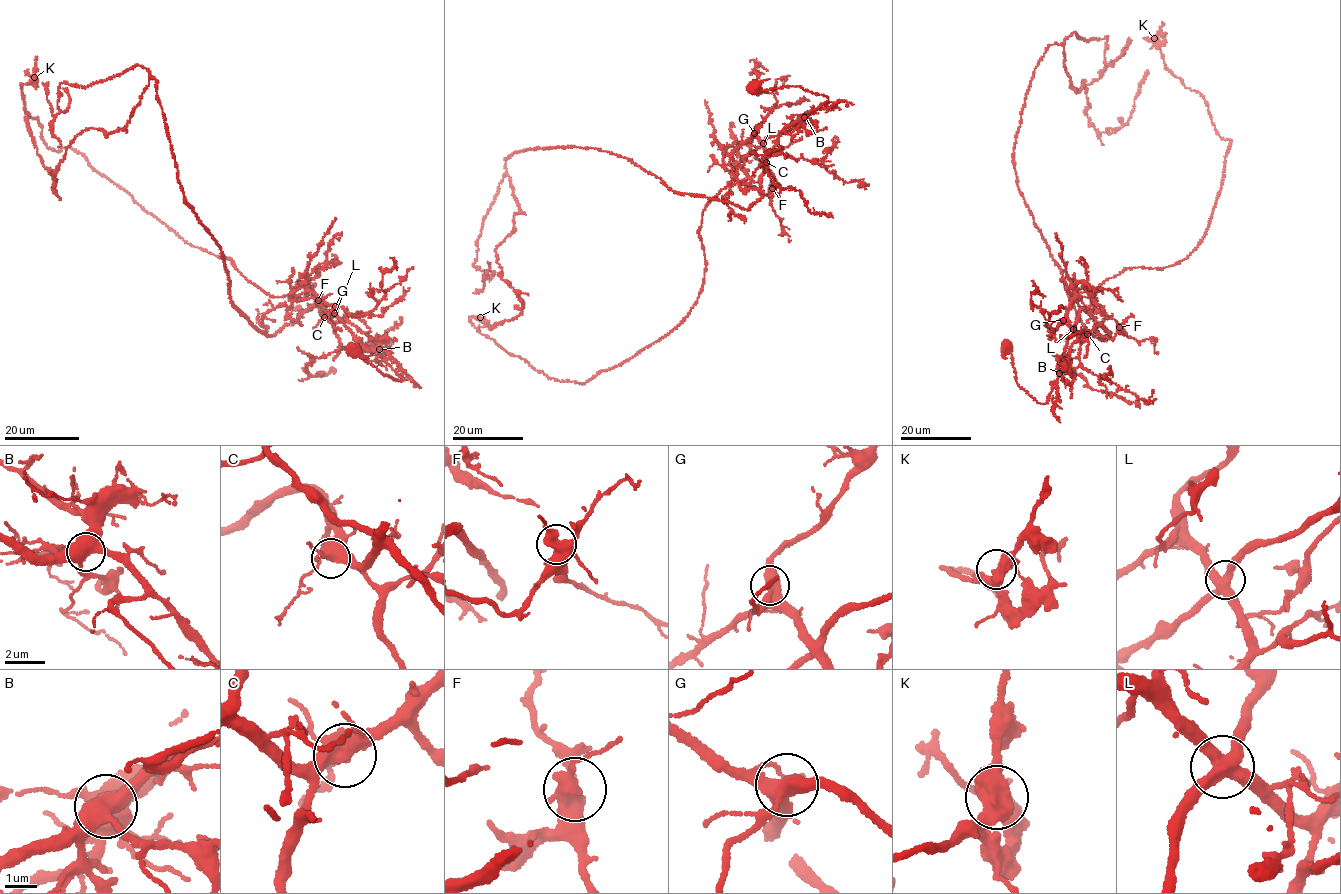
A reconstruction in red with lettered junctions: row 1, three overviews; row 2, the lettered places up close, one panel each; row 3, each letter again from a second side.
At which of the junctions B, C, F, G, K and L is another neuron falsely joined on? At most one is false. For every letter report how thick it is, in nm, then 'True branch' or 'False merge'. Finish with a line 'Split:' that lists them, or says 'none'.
B: Thickness 500 nm. True branch
C: Thickness 480 nm. True branch
F: Thickness 500 nm. True branch
G: Thickness 440 nm. True branch
K: Thickness 460 nm. True branch
L: Thickness 460 nm. False merge
Split: L

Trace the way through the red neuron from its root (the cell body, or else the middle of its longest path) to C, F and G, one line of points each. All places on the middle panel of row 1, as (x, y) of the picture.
C: (752, 87), (768, 90), (798, 85), (828, 98), (804, 121), (782, 134), (775, 146), (766, 150), (766, 162)
F: (752, 87), (768, 90), (798, 85), (828, 98), (766, 150), (766, 167), (777, 182), (772, 188)
G: (752, 87), (768, 90), (798, 85), (828, 98), (810, 111), (813, 111), (762, 143), (754, 133)

